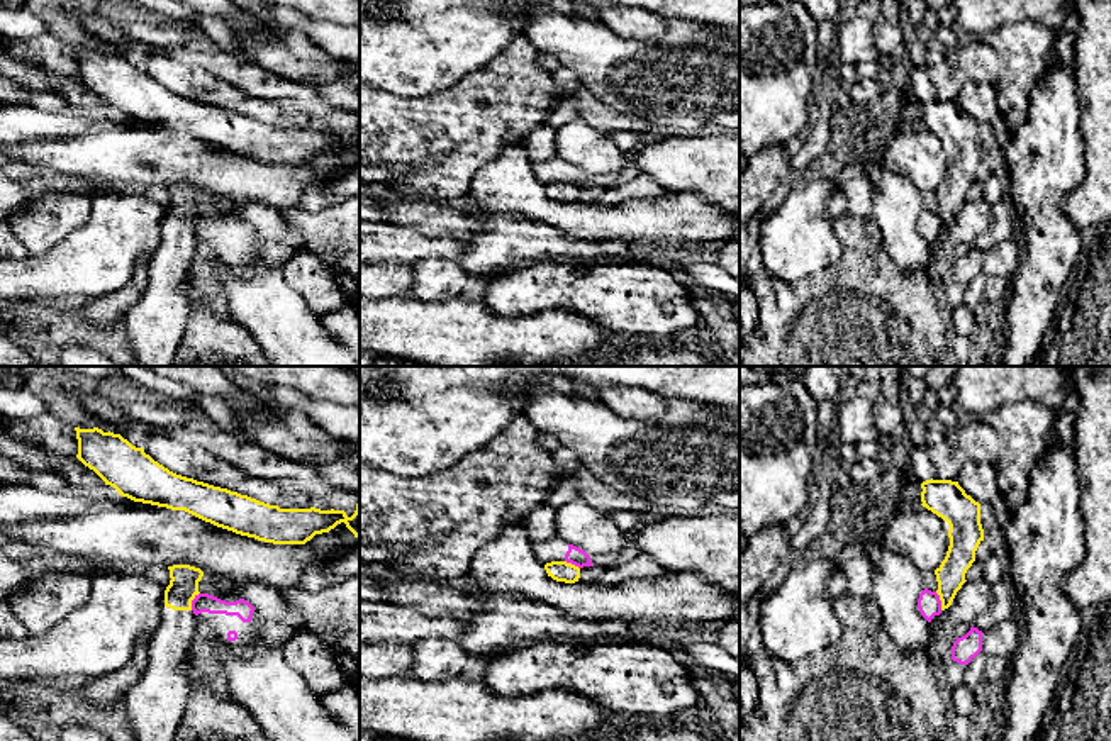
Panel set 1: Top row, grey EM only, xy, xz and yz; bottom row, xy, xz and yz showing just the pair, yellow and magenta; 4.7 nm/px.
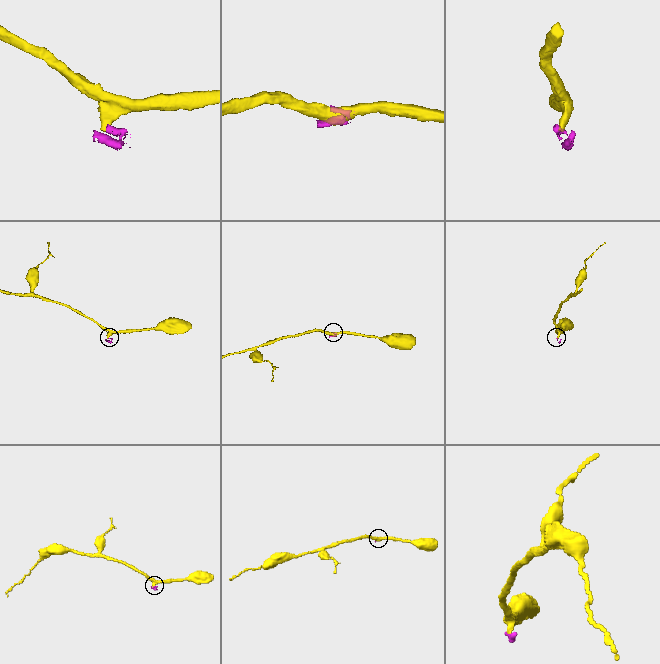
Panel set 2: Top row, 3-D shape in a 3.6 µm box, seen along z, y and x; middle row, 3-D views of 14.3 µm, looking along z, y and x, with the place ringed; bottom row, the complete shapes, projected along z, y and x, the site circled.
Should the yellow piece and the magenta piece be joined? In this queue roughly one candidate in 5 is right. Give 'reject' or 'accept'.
reject

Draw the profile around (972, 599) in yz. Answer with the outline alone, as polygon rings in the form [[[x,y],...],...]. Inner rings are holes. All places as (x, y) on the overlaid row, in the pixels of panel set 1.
[[[984,578],[965,582],[950,605],[950,617],[955,624],[974,626],[975,619],[987,610],[991,600],[992,588]]]

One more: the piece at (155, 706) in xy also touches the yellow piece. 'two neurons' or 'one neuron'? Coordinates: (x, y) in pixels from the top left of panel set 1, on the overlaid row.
one neuron

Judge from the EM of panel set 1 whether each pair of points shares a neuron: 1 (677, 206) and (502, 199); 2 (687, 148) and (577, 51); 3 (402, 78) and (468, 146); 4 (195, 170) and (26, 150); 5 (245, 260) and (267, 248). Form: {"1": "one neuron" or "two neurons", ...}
{"1": "one neuron", "2": "two neurons", "3": "two neurons", "4": "one neuron", "5": "one neuron"}

